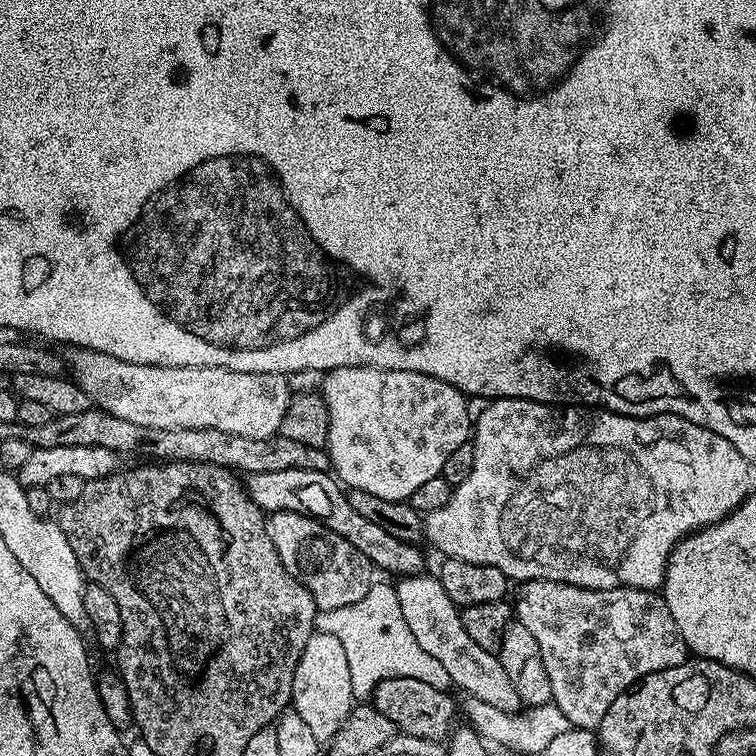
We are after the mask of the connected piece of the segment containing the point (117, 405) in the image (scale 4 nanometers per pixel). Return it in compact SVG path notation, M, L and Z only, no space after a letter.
M72 348L66 364L72 367L71 379L79 384L95 407L126 418L137 426L150 426L162 430L189 428L190 430L226 430L226 434L242 434L242 438L270 438L279 433L286 406L293 393L288 390L288 378L283 372L239 372L218 366L150 366L135 364L102 354L93 348Z

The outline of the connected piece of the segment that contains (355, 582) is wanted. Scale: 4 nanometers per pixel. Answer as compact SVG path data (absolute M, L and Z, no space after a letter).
M274 512L267 517L266 527L270 542L274 542L274 550L278 550L278 558L282 566L299 584L306 586L306 590L310 590L320 612L338 610L342 606L359 602L372 588L374 569L372 563L366 558L366 554L362 554L362 550L354 550L354 546L350 546L346 538L334 534L334 530L327 528L320 520L297 512Z

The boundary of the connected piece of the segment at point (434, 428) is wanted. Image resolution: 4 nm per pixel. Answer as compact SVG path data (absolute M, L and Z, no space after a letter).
M346 366L345 368L335 368L327 373L324 378L322 395L326 402L326 410L330 414L330 430L328 431L328 443L326 451L330 461L331 471L334 473L341 485L348 488L366 490L370 494L375 494L377 498L390 498L391 500L411 501L414 490L418 486L430 482L430 478L440 475L442 466L446 466L446 458L458 450L458 446L469 443L474 432L474 416L468 413L469 397L460 392L450 382L442 378L434 378L430 374L422 374L414 370L390 370L389 368L359 368L358 366Z

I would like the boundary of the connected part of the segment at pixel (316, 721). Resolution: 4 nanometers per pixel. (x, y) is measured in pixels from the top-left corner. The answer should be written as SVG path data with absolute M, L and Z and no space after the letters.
M313 631L312 637L302 650L302 658L298 658L298 666L294 670L294 690L291 707L306 721L306 727L313 732L314 738L321 742L331 742L334 734L347 722L347 716L354 707L354 697L350 686L350 666L346 662L346 653L342 650L342 642L329 632Z

